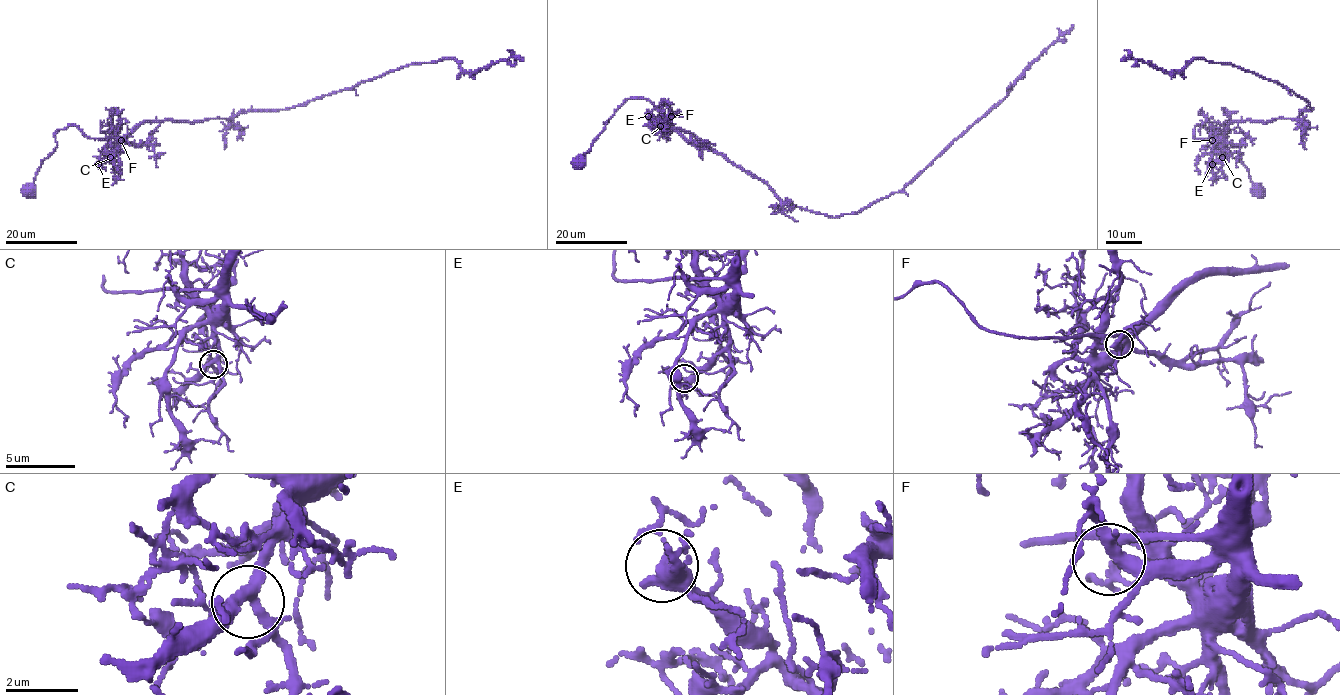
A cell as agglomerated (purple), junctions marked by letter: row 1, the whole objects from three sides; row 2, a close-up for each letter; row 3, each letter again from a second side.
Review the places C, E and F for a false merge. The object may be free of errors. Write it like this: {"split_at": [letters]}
{"split_at": []}

